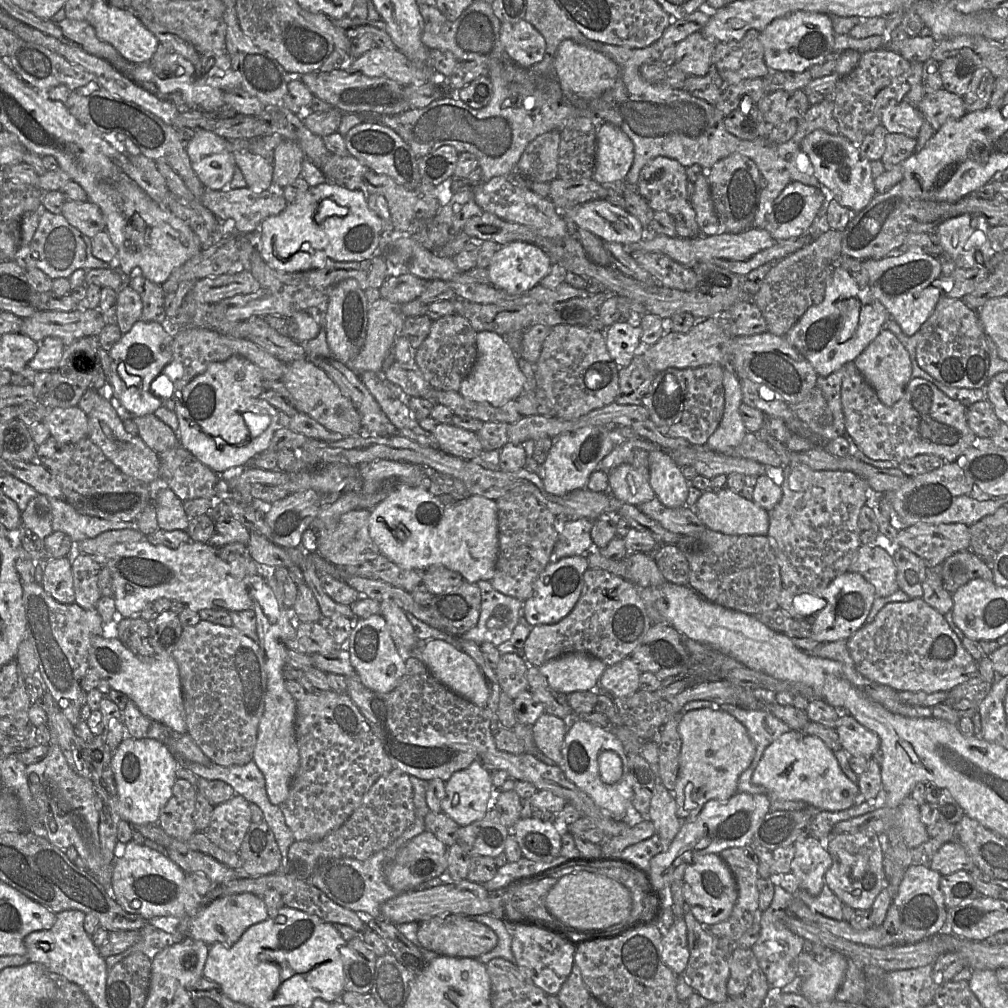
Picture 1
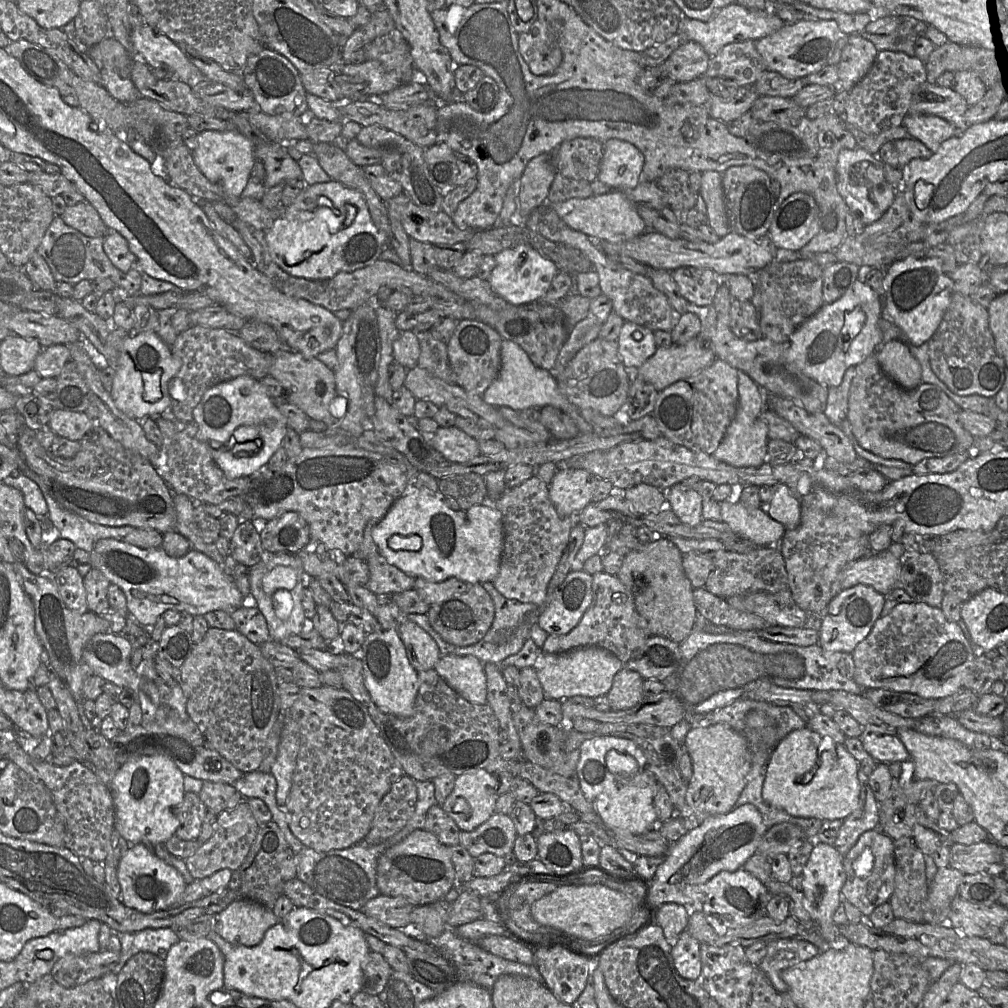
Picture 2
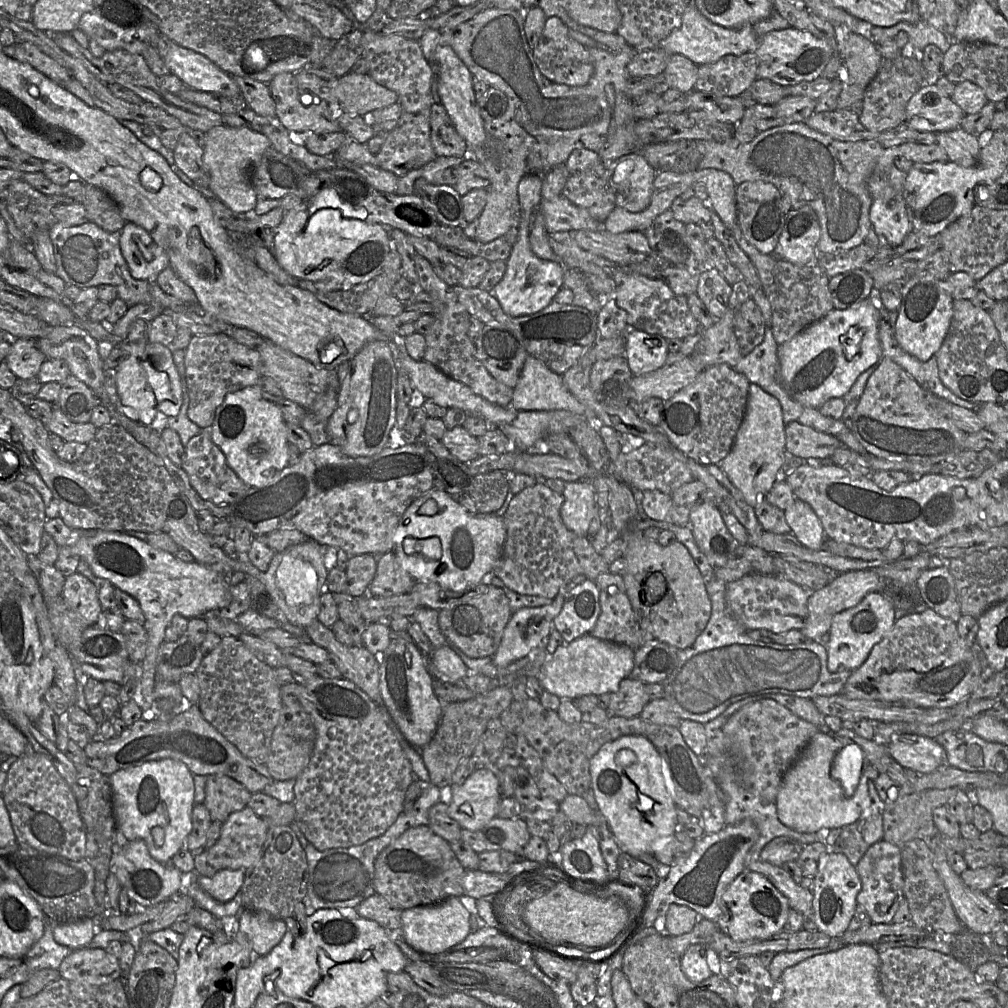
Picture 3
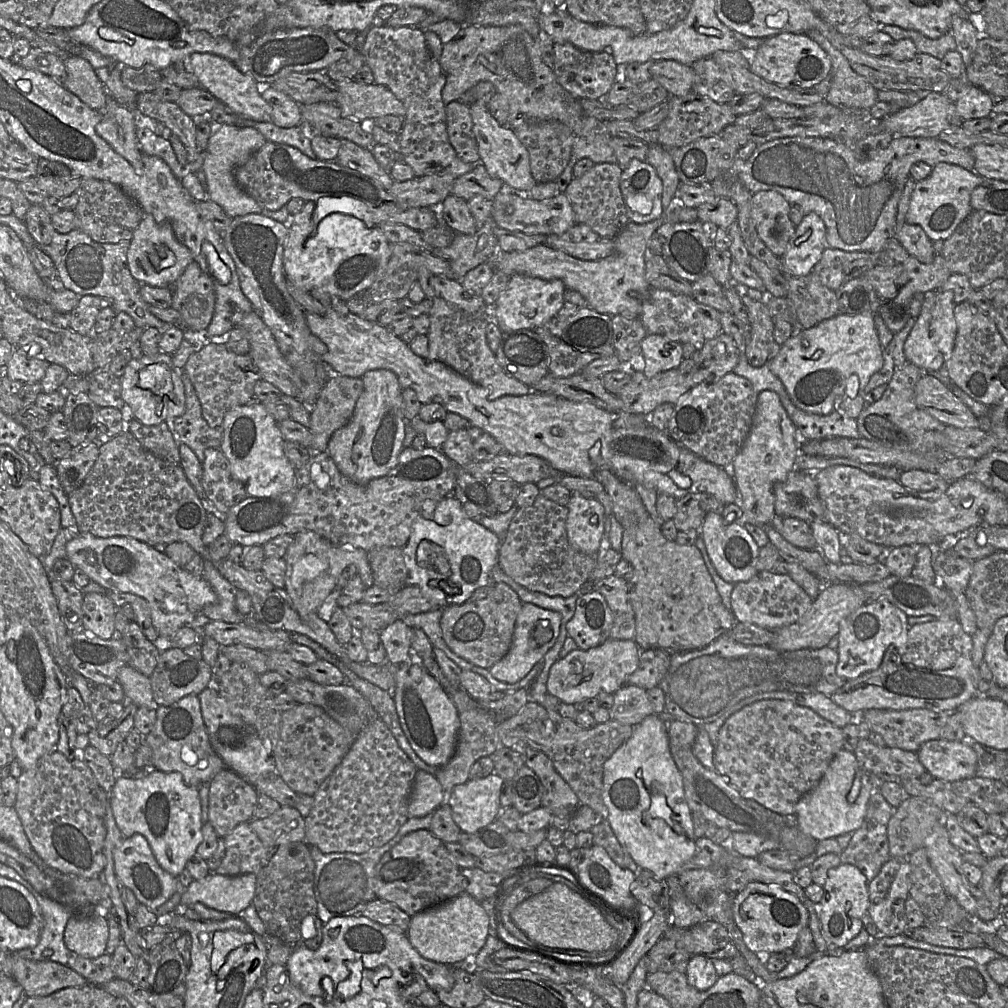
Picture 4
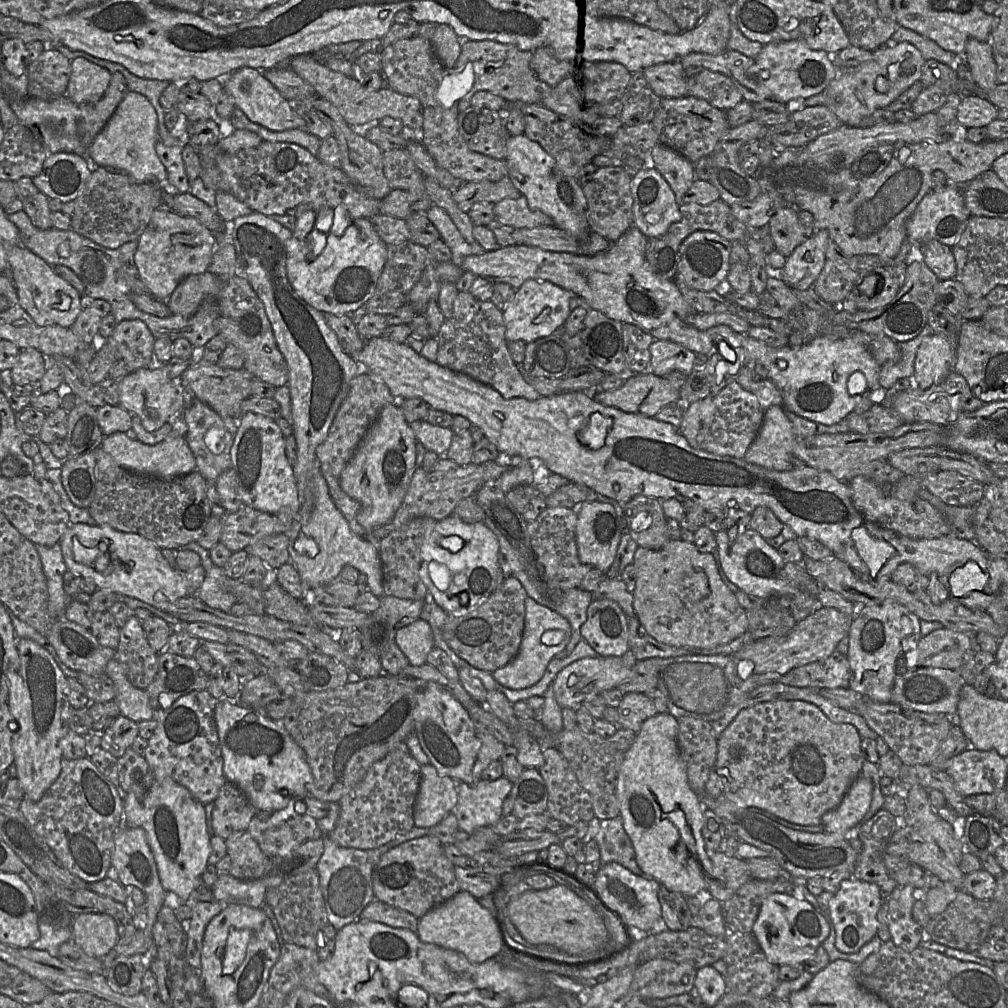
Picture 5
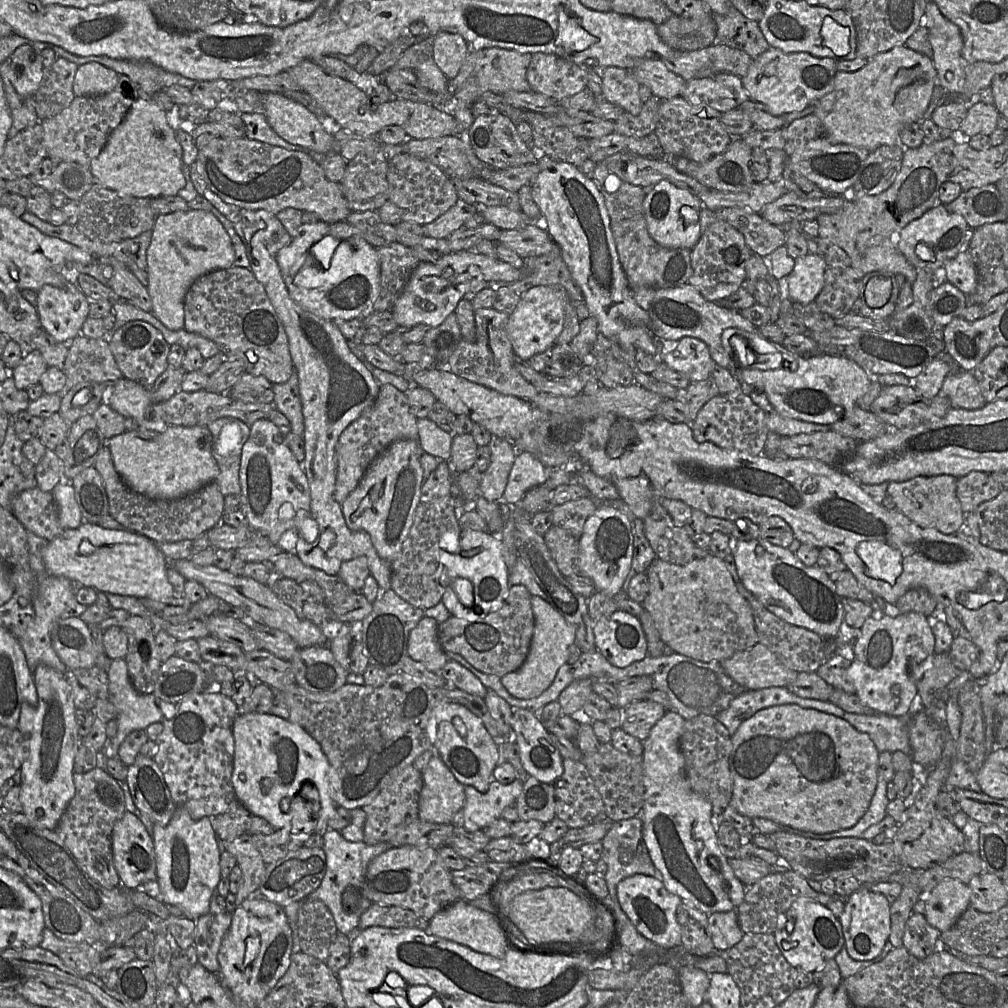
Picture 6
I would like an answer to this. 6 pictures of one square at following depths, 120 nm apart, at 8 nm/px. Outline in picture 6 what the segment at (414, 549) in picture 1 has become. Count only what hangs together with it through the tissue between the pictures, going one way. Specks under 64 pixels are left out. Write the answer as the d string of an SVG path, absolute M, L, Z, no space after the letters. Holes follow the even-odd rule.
M461 528L459 544L461 550L458 554L449 553L441 548L437 553L437 562L442 565L441 577L445 578L447 584L441 603L451 616L473 622L479 620L481 616L499 610L508 595L511 585L504 560L504 545L497 535L466 528ZM457 578L466 578L473 585L474 604L470 609L464 606L455 594L452 582Z

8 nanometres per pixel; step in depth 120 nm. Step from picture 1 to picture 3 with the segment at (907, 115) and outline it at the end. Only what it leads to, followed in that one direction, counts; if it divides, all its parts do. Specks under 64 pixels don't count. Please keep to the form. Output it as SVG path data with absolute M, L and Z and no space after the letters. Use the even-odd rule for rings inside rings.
M962 129L937 132L936 145L945 157L958 166L981 164L982 136L971 136Z

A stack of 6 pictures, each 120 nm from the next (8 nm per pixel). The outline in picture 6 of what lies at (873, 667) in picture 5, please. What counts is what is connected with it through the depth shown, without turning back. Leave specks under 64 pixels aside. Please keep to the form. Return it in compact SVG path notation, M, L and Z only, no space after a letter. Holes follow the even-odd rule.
M877 610L865 620L861 629L855 632L856 638L853 642L854 660L848 669L848 678L856 688L855 694L876 713L894 717L908 714L918 695L917 681L930 666L936 653L931 619L916 612L882 614Z

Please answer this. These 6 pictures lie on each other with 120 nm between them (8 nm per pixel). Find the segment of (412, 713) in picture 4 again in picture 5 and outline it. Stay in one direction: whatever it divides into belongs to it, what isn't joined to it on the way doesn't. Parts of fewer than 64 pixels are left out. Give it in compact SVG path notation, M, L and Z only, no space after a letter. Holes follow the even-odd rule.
M429 682L418 692L414 711L414 734L428 756L429 763L437 769L438 773L457 782L464 781L468 784L476 782L472 770L481 741L474 722L461 702L436 683Z

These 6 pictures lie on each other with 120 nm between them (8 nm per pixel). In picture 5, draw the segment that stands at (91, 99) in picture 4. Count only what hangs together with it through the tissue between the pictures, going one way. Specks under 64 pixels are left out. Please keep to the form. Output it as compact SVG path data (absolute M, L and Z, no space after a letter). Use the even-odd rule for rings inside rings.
M85 59L71 61L71 75L66 96L76 104L89 104L100 100L111 81L111 72Z

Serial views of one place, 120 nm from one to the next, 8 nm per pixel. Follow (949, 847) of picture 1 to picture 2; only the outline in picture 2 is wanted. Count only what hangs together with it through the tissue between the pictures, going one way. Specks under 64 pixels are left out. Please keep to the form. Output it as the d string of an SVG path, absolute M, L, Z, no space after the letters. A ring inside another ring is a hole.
M995 841L976 844L953 844L950 847L949 867L964 875L988 874L1002 876L1003 864L1000 845Z

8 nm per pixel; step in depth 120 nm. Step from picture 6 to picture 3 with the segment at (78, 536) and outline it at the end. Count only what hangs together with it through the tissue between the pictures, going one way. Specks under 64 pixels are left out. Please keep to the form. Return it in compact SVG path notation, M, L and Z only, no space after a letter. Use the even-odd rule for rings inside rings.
M86 531L76 537L71 546L73 552L87 562L95 577L134 597L145 615L148 646L140 663L139 680L132 698L143 711L141 720L154 720L158 715L153 696L155 673L166 628L171 625L174 615L190 619L201 617L208 610L227 606L231 593L226 578L196 561L183 562L173 554L156 549L126 532Z

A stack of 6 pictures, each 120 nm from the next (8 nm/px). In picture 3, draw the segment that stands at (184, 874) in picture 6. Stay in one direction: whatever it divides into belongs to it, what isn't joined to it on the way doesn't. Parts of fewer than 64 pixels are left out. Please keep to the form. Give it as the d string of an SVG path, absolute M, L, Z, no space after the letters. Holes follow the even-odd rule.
M168 758L113 773L109 777L113 814L121 840L143 840L152 858L168 864L182 849L192 829L191 814L195 804L193 776L184 763Z

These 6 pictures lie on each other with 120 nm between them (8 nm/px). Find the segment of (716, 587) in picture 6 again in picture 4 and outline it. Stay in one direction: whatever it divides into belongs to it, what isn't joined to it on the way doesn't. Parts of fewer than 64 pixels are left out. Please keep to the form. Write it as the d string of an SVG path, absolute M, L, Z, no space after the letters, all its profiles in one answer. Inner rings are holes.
M648 517L638 521L634 527L624 528L621 553L622 558L632 566L632 575L628 582L629 599L635 617L633 640L640 650L650 648L669 652L700 650L733 629L735 617L732 611L724 606L703 556L695 545L679 545L675 541L667 540L661 533L660 525Z

